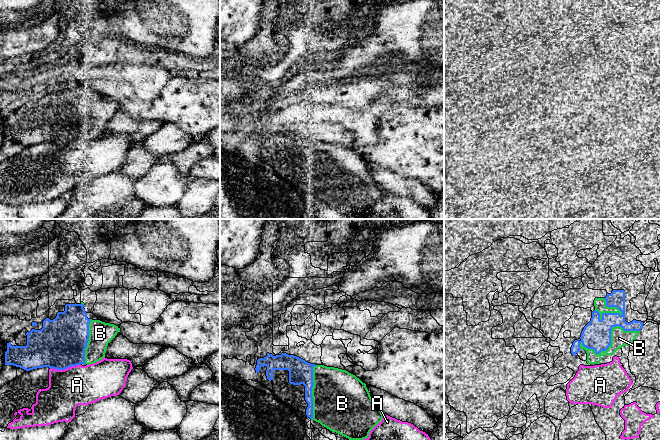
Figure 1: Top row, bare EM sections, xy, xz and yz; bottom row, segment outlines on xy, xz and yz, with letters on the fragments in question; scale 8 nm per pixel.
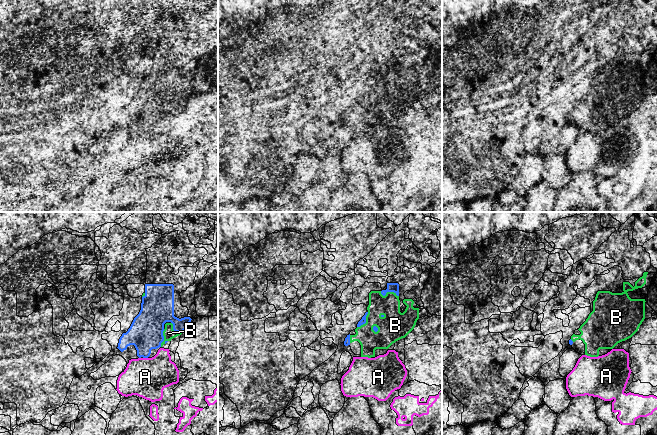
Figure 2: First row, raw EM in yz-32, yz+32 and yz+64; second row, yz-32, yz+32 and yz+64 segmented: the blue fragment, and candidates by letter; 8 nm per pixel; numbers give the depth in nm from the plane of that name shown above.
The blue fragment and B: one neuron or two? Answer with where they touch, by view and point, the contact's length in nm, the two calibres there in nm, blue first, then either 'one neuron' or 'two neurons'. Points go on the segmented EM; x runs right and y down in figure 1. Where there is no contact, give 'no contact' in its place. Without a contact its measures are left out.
meets blue in yz at (610, 339); contact 500 nm long; 240 nm thick on the blue side, 140 nm on the other; one neuron

